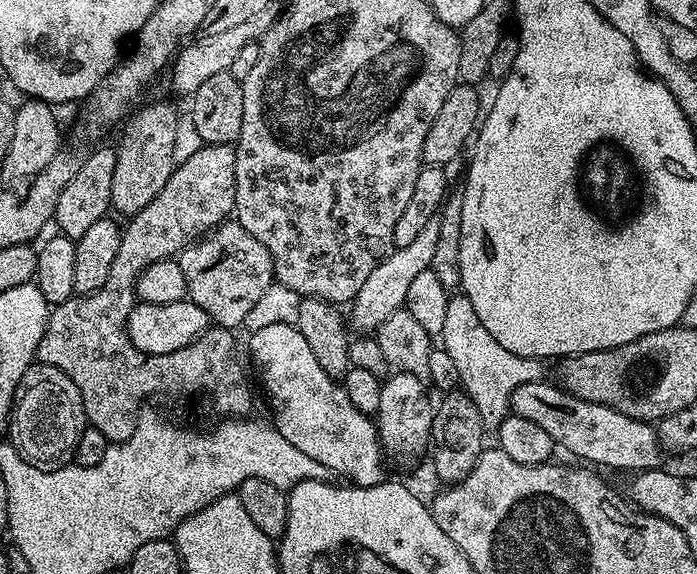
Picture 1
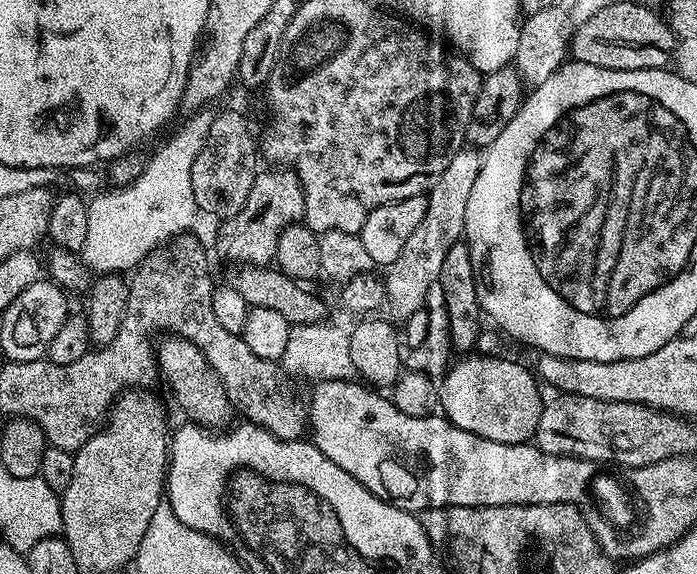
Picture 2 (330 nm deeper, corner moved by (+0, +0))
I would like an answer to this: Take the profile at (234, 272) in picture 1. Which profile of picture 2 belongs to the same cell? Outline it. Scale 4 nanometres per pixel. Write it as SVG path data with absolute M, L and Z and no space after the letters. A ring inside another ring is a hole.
M291 170L257 171L254 186L250 186L250 195L246 206L238 210L230 219L219 225L220 233L216 236L216 248L236 266L254 264L268 266L275 261L278 238L288 224L304 219L304 191L300 179Z

